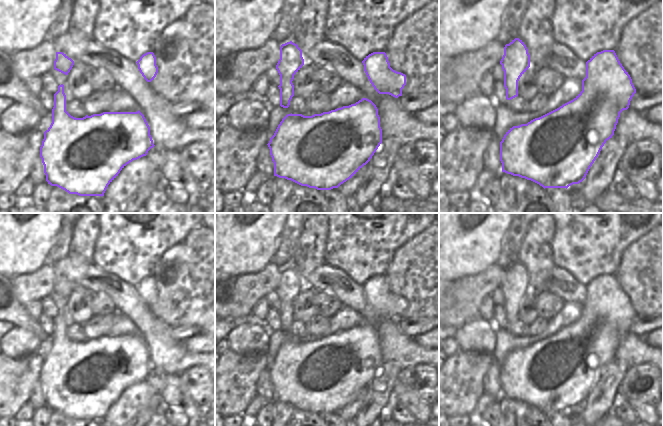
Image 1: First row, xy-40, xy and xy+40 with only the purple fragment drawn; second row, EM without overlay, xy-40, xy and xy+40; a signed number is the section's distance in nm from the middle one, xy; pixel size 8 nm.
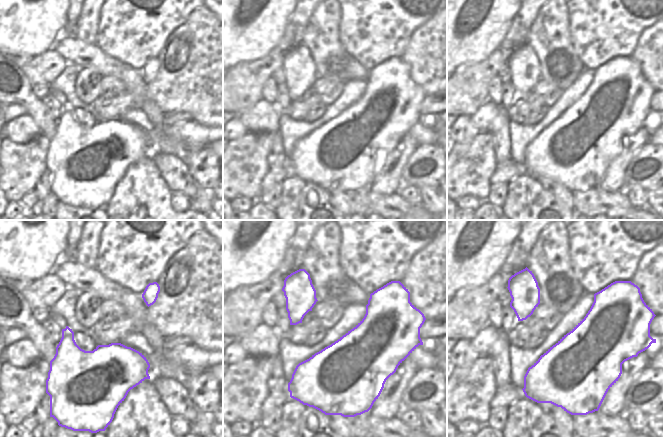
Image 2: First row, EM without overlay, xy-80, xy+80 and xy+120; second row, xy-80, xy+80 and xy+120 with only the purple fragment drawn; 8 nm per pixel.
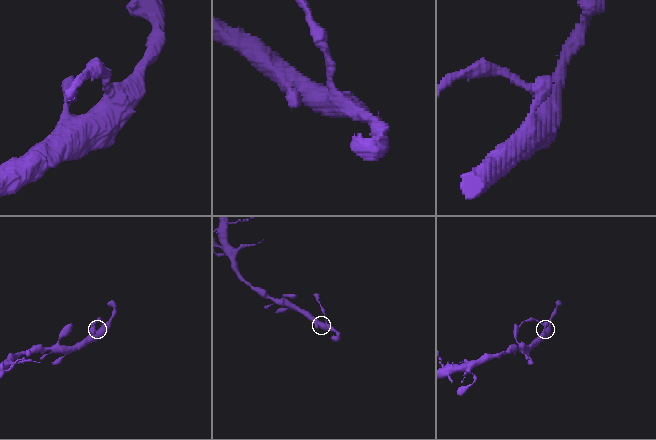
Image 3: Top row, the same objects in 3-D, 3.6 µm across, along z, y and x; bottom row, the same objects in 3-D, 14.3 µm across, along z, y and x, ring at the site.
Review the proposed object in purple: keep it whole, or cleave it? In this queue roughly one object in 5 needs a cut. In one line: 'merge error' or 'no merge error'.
no merge error

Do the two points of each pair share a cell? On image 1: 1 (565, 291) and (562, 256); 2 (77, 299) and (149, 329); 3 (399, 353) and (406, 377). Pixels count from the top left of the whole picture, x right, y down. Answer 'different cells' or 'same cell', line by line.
1: different cells
2: different cells
3: different cells

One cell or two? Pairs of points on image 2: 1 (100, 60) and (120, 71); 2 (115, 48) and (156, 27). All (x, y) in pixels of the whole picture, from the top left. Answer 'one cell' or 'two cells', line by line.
1: one cell
2: one cell

